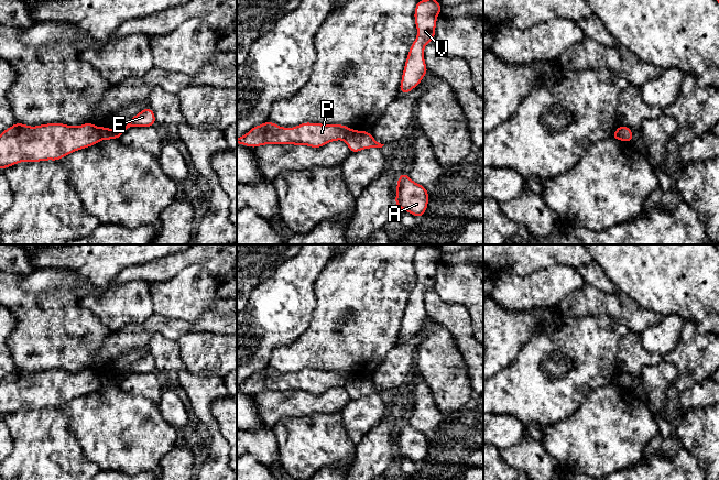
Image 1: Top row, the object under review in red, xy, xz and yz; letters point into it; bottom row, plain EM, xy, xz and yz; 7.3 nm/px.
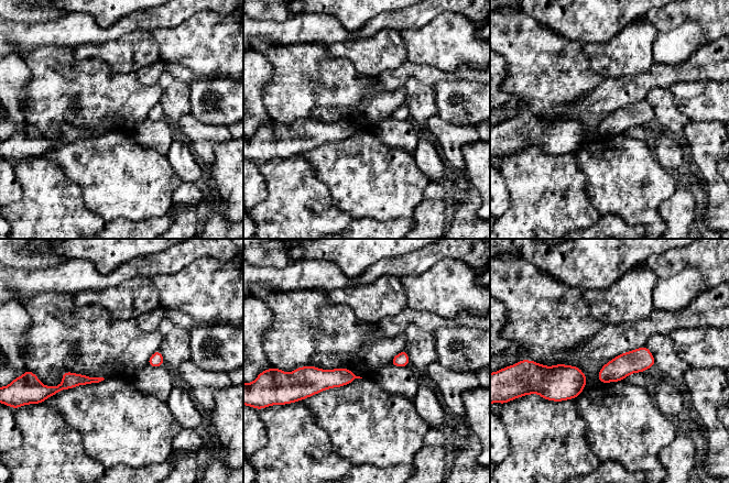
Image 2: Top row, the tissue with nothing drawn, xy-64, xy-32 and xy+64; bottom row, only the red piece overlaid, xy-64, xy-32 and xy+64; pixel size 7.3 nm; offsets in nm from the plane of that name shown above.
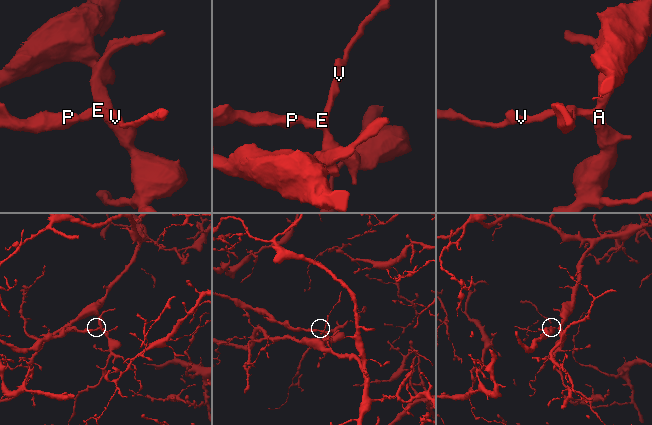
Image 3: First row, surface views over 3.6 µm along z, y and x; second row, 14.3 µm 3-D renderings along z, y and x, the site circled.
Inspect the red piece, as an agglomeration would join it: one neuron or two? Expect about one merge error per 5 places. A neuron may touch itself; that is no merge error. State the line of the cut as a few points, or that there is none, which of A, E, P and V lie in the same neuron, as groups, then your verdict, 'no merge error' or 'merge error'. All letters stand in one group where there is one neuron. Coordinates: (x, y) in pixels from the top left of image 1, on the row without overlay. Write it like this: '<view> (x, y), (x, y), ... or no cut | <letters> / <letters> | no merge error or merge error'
xy (98, 374), (102, 385) | A E V / P | merge error

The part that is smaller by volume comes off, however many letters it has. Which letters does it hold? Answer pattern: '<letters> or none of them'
P

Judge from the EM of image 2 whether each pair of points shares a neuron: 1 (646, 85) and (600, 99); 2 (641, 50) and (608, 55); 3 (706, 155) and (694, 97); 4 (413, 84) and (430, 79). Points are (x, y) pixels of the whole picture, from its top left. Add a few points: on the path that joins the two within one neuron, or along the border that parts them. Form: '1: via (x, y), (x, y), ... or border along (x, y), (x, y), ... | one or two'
1: via (635, 87), (611, 94) | one
2: via (633, 50), (623, 55), (616, 55) | one
3: border along (689, 120), (696, 122), (717, 122) | two
4: border along (403, 85), (410, 77), (415, 77), (432, 86) | two

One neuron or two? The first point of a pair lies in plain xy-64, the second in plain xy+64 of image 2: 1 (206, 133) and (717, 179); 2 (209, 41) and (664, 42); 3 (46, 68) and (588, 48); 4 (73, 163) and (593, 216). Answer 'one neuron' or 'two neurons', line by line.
1: one neuron
2: one neuron
3: two neurons
4: two neurons

